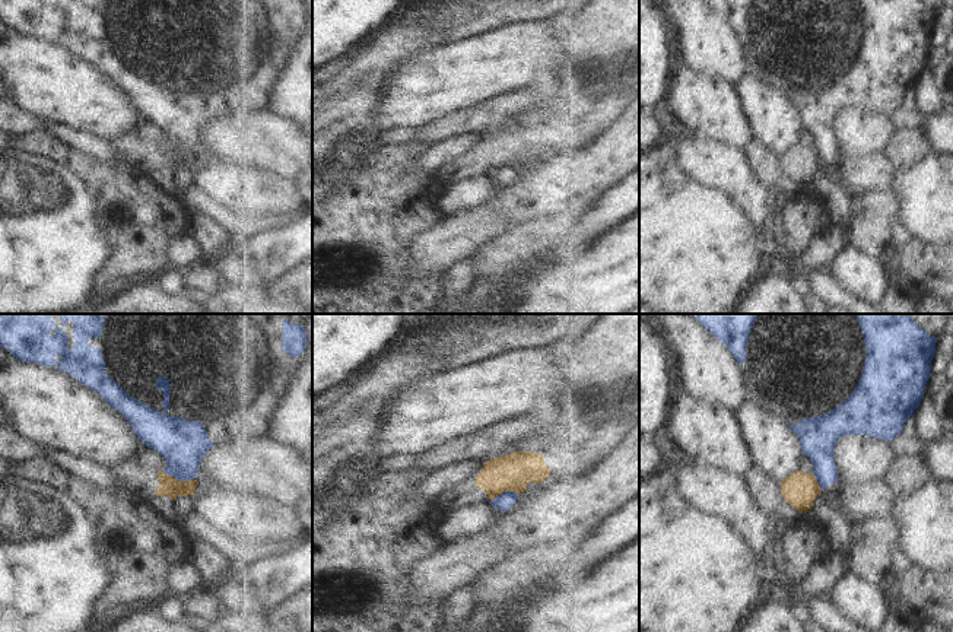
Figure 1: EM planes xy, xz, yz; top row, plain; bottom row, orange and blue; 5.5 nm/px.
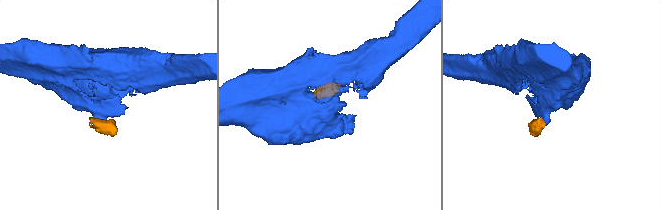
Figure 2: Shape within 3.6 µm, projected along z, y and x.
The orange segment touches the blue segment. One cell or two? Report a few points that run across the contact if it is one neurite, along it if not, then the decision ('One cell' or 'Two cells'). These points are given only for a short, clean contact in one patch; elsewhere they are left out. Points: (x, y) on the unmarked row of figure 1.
Line: xy (161, 143), (181, 153), (193, 152). Two cells.

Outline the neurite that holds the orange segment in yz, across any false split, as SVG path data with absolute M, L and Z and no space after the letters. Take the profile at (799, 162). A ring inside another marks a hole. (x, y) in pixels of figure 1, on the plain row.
M795 143L779 155L781 168L792 181L807 184L813 174L822 165L813 146Z

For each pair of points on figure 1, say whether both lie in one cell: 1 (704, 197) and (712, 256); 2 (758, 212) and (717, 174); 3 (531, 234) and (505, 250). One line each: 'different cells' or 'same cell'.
1: same cell
2: same cell
3: same cell

